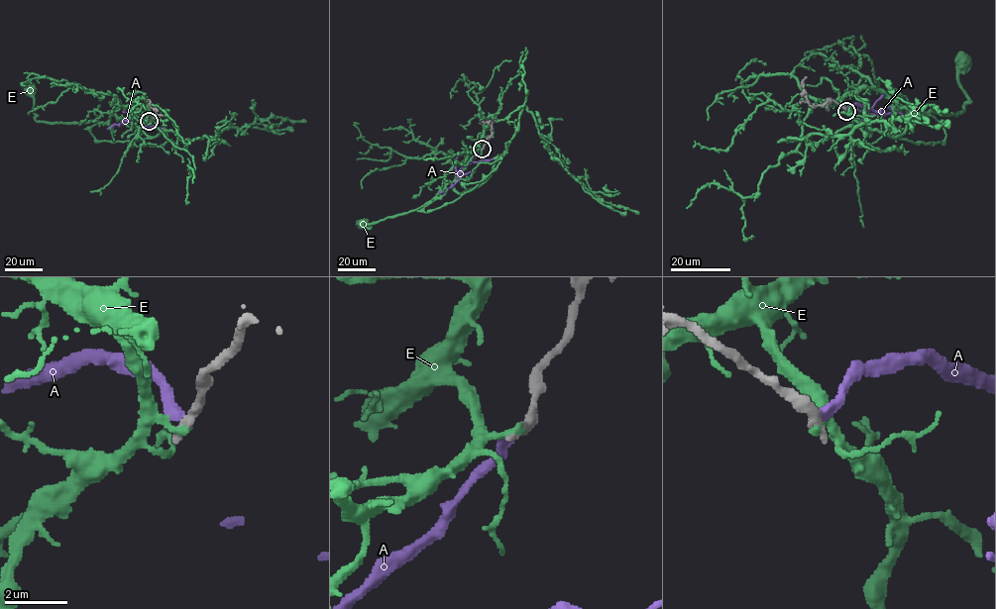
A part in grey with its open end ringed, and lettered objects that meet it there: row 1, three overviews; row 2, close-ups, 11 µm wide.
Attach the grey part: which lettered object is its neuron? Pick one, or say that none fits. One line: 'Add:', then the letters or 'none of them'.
Add: none of them

